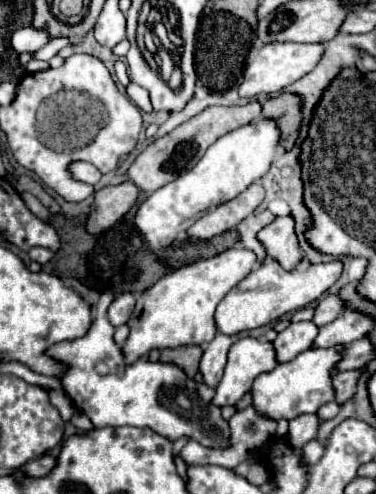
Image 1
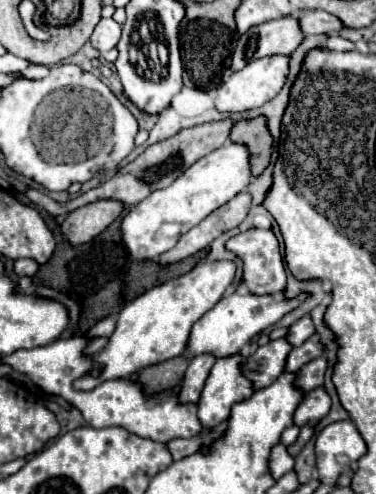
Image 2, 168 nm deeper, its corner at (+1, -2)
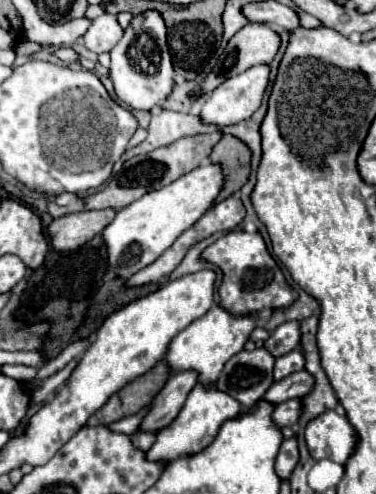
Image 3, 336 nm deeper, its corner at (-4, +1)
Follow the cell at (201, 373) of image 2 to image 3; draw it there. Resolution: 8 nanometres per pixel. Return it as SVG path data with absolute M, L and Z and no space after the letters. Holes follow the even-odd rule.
M194 370L176 372L166 382L166 386L158 392L156 400L152 402L152 410L144 418L140 430L158 432L160 428L170 426L176 420L178 412L182 410L182 404L186 402L186 396L196 386L196 382L198 382L198 372L194 372Z

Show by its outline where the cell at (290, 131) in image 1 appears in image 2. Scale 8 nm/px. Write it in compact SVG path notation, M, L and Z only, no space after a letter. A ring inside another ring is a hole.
M257 117L235 123L229 139L233 143L241 143L247 147L251 175L261 175L263 169L269 165L271 145L273 145L273 139L265 127L265 119Z

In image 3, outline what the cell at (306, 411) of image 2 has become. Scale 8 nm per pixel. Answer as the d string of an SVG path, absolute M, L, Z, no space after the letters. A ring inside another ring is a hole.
M294 398L294 400L286 400L282 404L276 406L272 418L278 426L298 426L298 416L302 416L302 400Z

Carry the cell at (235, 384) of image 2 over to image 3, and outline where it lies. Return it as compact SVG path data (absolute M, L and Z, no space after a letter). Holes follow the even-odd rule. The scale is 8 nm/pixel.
M202 382L196 384L196 388L188 394L188 400L184 402L178 418L170 426L166 426L158 432L156 444L146 452L148 460L172 462L180 456L190 456L190 454L200 452L202 448L206 448L214 440L222 422L228 418L234 418L240 410L242 410L242 404L238 404L238 400L234 400L230 394L220 392L216 388L216 384L210 384L210 386L204 386Z

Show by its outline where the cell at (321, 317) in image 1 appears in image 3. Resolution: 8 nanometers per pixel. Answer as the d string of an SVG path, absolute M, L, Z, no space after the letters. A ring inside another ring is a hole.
M292 320L292 322L284 322L282 326L278 326L272 336L264 342L264 346L278 358L284 356L288 352L292 352L294 348L298 348L298 340L302 340L302 332L298 332L300 322Z

